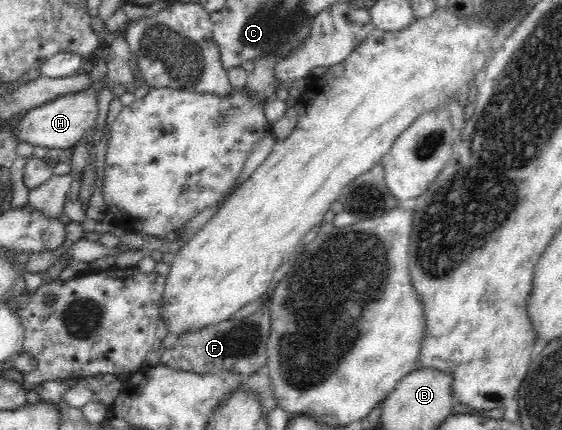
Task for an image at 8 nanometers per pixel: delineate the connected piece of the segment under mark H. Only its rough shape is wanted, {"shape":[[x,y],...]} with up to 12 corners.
{"shape":[[106,65],[83,92],[29,109],[18,138],[70,151],[99,114]]}

